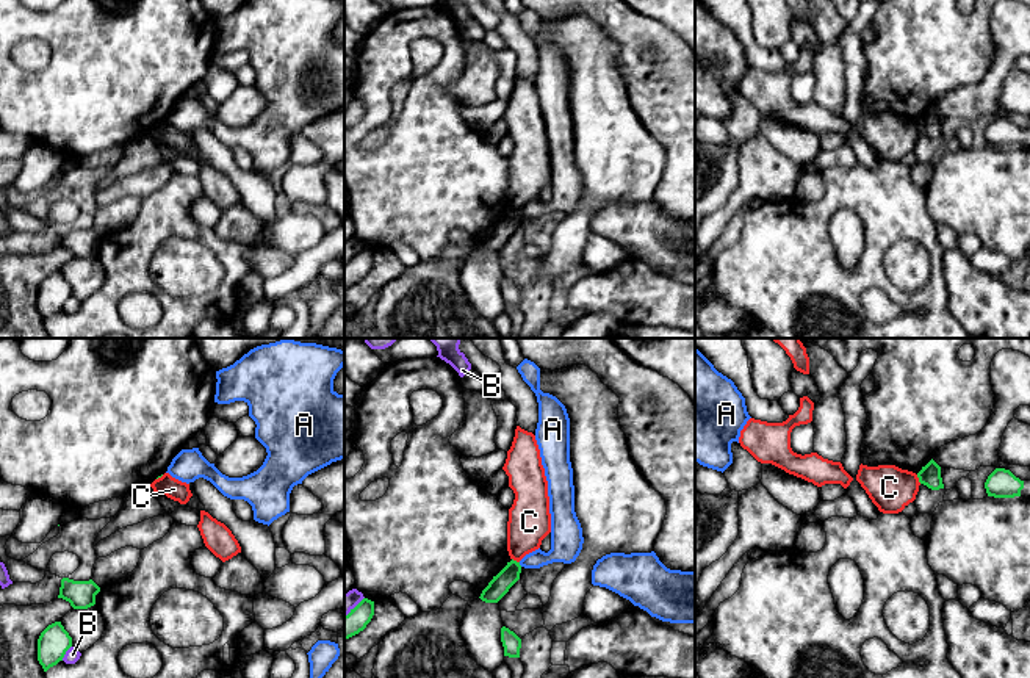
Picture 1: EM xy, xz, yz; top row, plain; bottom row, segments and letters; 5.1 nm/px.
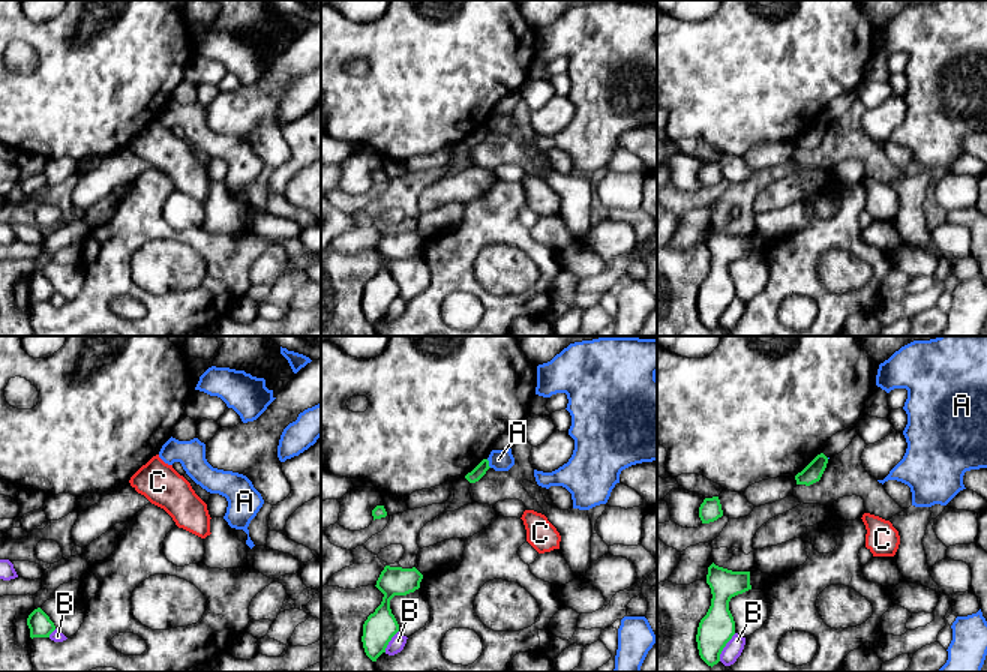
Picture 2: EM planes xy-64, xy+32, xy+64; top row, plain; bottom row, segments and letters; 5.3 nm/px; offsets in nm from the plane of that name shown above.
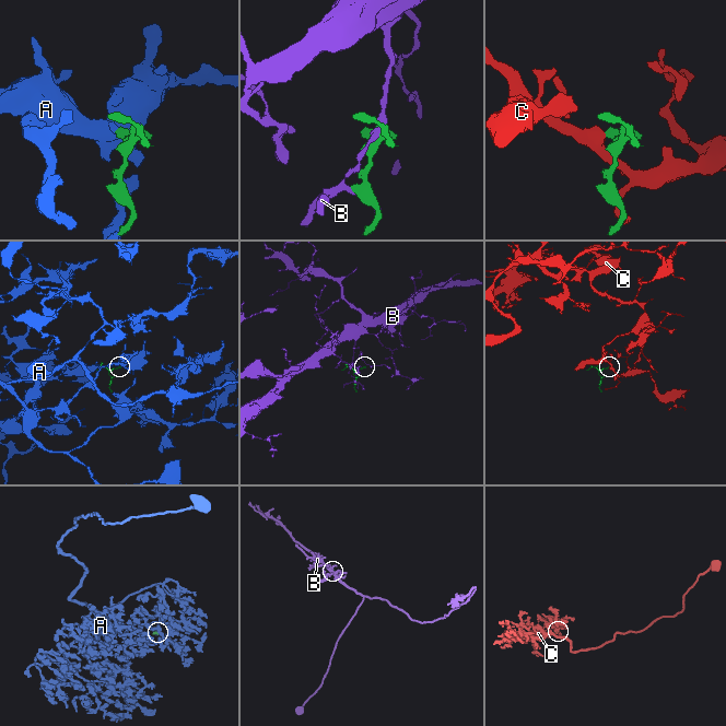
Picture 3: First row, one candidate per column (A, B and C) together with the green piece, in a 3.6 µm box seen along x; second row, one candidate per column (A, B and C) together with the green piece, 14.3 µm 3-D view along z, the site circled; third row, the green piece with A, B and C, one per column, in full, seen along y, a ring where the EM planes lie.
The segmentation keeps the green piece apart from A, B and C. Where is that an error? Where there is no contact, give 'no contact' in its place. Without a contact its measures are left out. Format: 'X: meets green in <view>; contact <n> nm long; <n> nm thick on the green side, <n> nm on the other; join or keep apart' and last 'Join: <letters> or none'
A: meets green in xz; contact 30 nm long; 100 nm thick on the green side, 140 nm on the other; keep apart
B: meets green in xy; contact 90 nm long; 160 nm thick on the green side, 80 nm on the other; keep apart
C: meets green in yz; contact 50 nm long; 110 nm thick on the green side, 220 nm on the other; keep apart
Join: none

